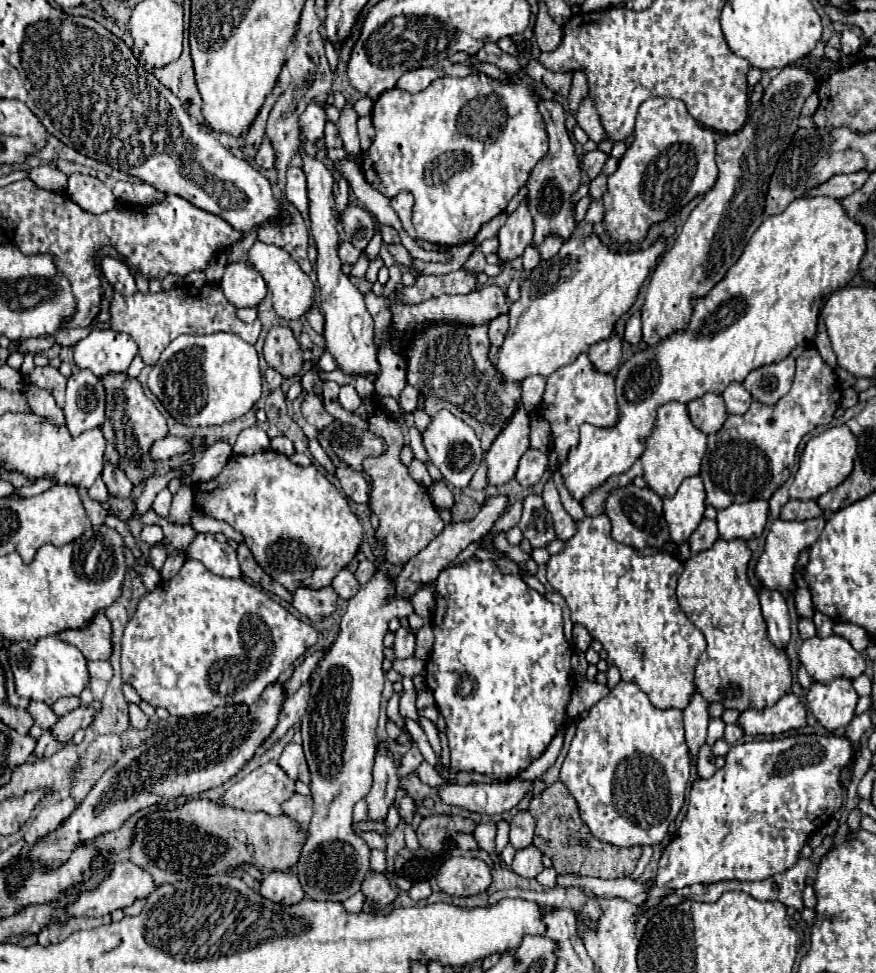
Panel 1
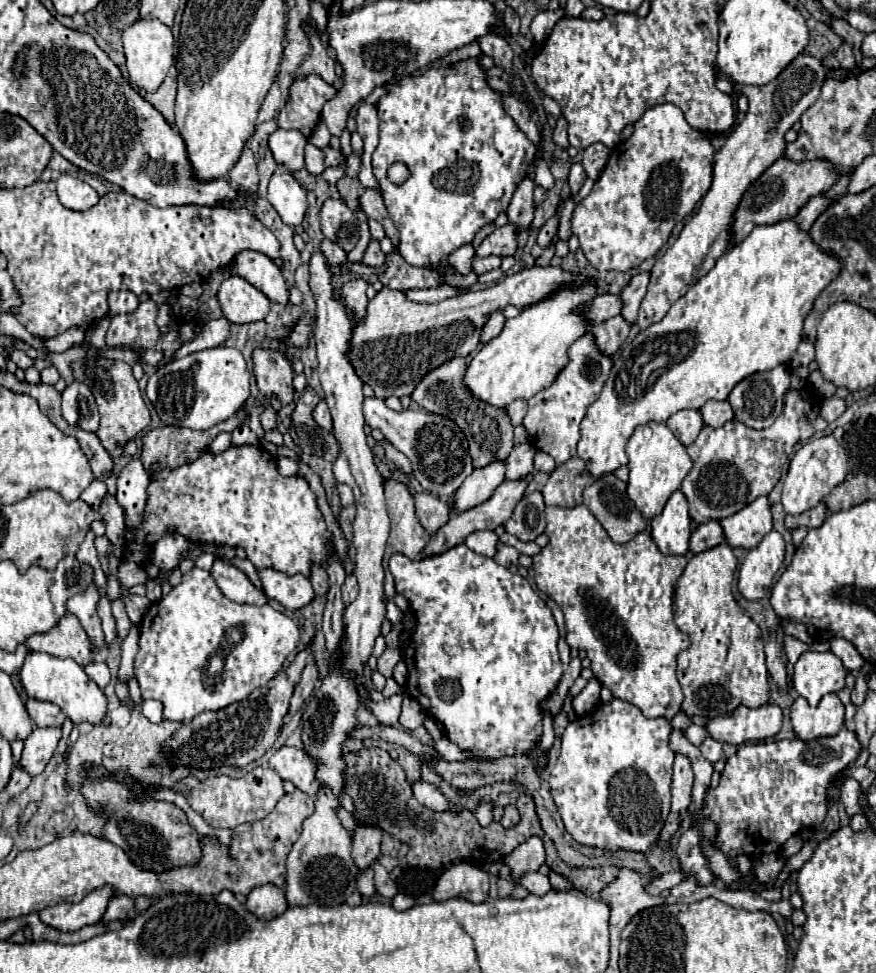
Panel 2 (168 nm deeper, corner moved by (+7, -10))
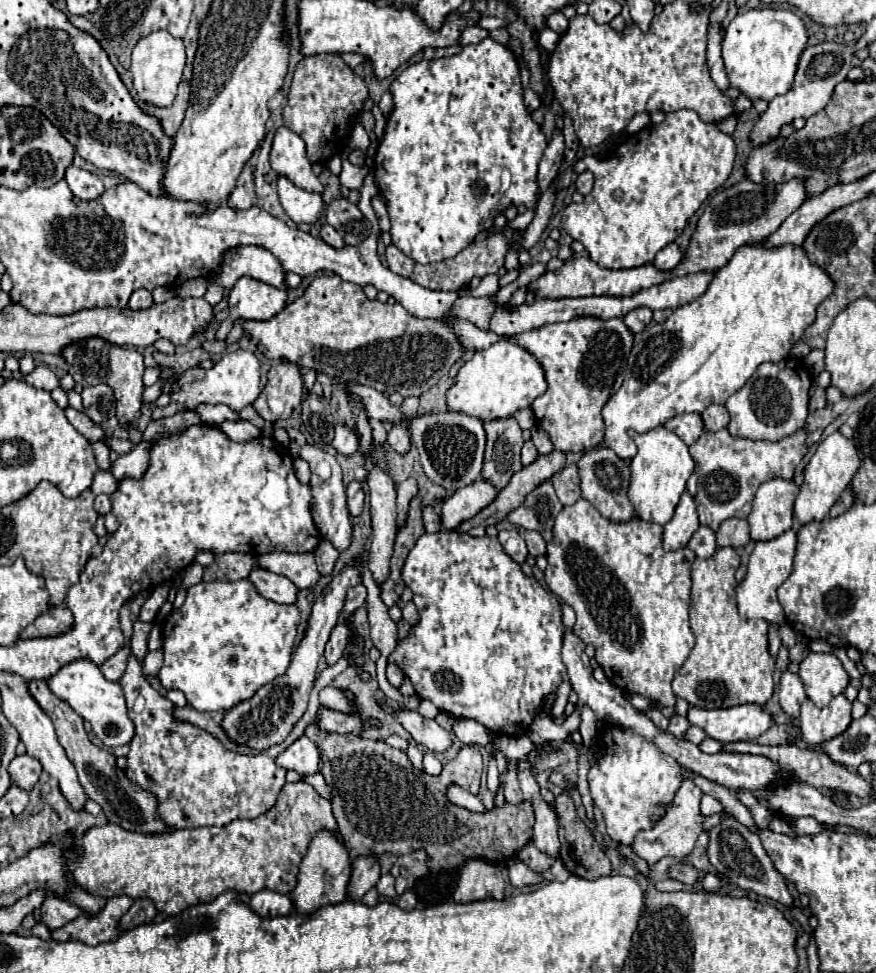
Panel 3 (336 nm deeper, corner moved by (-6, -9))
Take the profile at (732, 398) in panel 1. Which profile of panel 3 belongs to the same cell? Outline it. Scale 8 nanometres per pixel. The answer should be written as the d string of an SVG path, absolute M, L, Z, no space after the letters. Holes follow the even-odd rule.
M714 404L714 406L708 406L702 412L702 420L704 420L704 428L706 430L718 432L718 430L722 430L722 428L728 426L730 414L728 414L728 410L726 410L724 404Z

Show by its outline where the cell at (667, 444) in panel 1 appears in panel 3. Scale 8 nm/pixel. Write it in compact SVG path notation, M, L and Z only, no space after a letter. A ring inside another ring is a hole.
M658 426L644 434L636 434L634 442L638 446L638 454L632 458L630 464L632 470L630 490L628 490L630 502L634 504L636 516L640 520L648 520L664 526L672 518L680 494L686 490L686 480L696 468L696 462L692 460L684 440L664 426Z

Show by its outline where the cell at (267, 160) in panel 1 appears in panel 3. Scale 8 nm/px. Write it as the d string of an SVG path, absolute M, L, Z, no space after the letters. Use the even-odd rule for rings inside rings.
M248 162L238 176L238 182L228 198L228 204L234 208L250 208L256 204L256 190L254 190L254 164Z

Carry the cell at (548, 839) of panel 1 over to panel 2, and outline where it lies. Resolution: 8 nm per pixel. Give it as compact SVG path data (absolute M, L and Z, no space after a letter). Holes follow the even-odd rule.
M379 747L361 749L357 753L347 753L343 757L345 763L345 787L343 791L353 799L355 811L353 819L357 825L379 827L379 823L389 823L389 835L401 843L411 847L411 867L421 869L441 869L455 861L475 861L479 865L493 863L505 859L517 845L521 845L527 837L539 835L547 849L547 865L551 871L563 875L569 883L581 889L587 895L599 893L605 885L609 885L617 877L617 867L569 867L557 857L557 849L553 841L541 831L539 817L535 813L535 803L531 795L521 795L517 799L517 809L521 813L521 821L515 827L501 827L493 821L487 827L481 827L473 813L469 811L443 811L435 813L415 801L411 785L405 777L403 767L389 757L387 751Z

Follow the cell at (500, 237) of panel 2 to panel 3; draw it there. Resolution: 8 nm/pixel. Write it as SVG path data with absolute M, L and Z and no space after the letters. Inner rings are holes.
M494 234L490 238L476 240L474 244L470 244L468 248L458 253L456 258L448 258L448 260L442 260L442 262L436 262L436 264L418 264L412 258L408 258L402 250L398 250L396 246L386 248L386 260L388 260L388 268L394 274L410 278L412 282L416 282L416 284L420 284L428 290L448 292L448 290L460 290L460 288L468 286L474 276L482 278L486 274L496 274L498 268L504 266L504 258L506 258L510 246L512 246L512 242L506 234Z

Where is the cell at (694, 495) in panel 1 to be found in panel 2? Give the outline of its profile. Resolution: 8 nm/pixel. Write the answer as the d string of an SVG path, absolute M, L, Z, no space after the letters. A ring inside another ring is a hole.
M675 491L663 513L651 521L651 535L663 555L685 555L689 549L691 519L687 499L681 491Z

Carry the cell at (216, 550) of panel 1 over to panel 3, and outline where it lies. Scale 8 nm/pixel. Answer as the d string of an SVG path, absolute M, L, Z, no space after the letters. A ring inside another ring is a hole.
M256 566L250 572L248 580L254 584L256 592L266 600L272 600L278 604L294 604L296 602L298 588L282 574L274 574L270 570Z

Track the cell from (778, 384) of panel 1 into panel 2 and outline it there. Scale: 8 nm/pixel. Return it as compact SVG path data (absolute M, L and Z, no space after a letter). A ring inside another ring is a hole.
M777 365L771 371L763 371L763 373L753 373L749 377L745 377L743 381L739 381L733 391L729 393L727 401L733 407L733 419L739 423L745 423L747 427L753 429L765 429L771 427L773 421L777 419L777 415L783 411L785 405L785 393L789 391L791 385L791 369L787 365Z

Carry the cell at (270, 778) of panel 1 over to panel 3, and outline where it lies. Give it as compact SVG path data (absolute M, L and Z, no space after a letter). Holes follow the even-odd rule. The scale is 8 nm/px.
M132 654L128 656L128 668L120 684L126 694L128 716L136 728L126 756L126 776L158 798L158 814L170 828L226 826L240 818L254 820L276 804L278 794L286 784L286 770L282 770L274 758L266 754L246 756L224 750L222 744L204 730L186 726L186 722L174 722L172 702L148 684L142 664ZM138 696L144 696L146 700L142 712L134 712Z

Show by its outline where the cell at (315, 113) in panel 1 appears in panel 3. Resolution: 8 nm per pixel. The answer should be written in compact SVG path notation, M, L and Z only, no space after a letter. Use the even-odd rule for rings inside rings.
M280 126L276 130L270 152L270 164L278 174L286 176L298 188L322 192L322 184L318 182L318 176L312 172L312 162L306 156L304 140L286 126Z

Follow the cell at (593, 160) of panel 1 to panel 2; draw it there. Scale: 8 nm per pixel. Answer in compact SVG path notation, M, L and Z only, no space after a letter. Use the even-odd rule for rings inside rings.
M573 163L571 171L569 171L569 179L567 179L569 187L571 187L571 193L577 193L581 189L581 185L583 185L585 179L587 179L587 173L583 171L581 163Z

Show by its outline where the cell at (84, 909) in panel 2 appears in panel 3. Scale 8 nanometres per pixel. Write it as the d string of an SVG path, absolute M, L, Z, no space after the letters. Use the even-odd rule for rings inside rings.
M48 896L42 904L42 922L50 928L50 930L56 930L56 928L62 928L64 924L76 920L78 916L92 916L88 914L86 910L78 908L76 904L68 902L68 900L62 900L58 896Z

